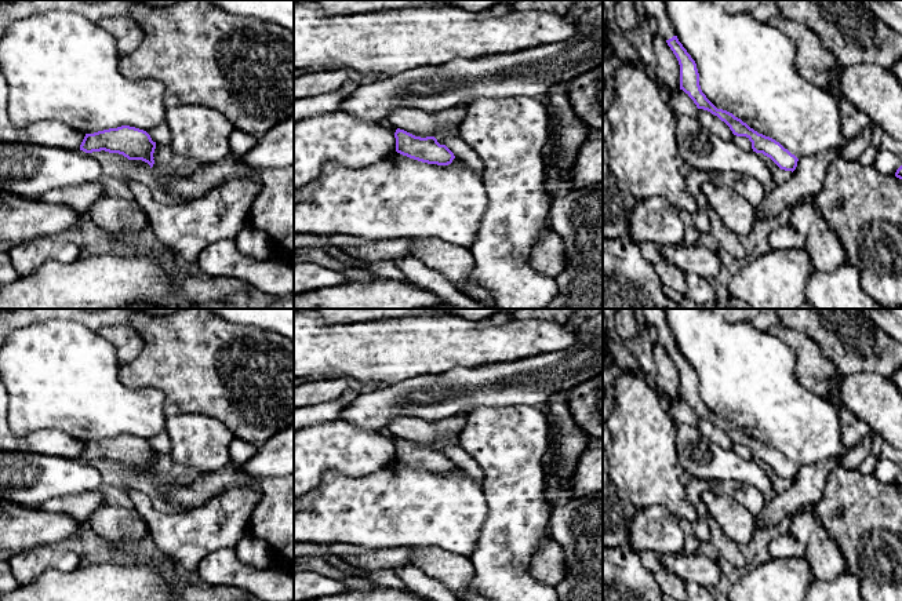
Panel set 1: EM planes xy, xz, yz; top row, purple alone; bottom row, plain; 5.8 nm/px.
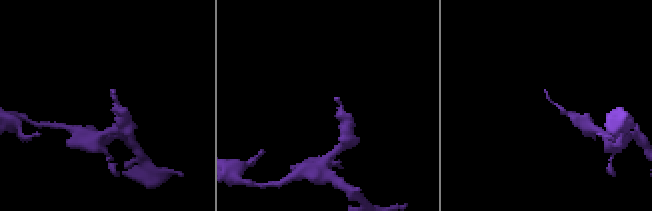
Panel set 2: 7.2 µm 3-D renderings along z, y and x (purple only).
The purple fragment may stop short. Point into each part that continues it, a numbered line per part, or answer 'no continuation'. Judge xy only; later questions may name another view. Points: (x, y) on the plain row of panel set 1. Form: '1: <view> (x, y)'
no continuation

